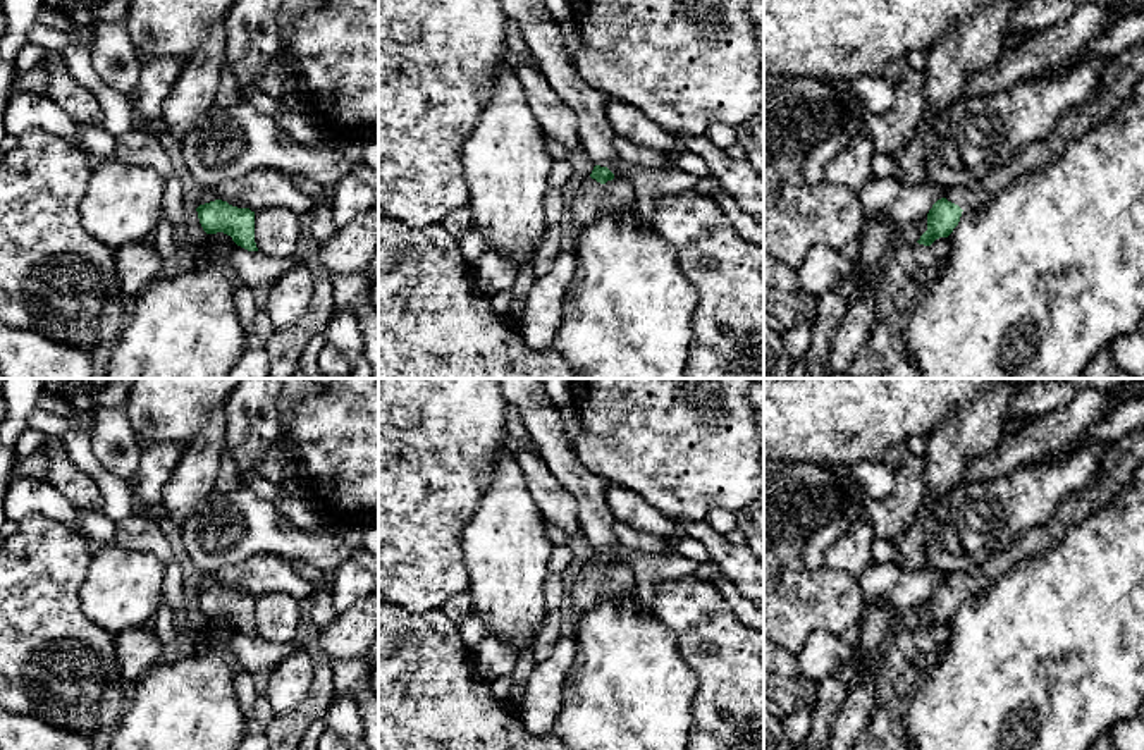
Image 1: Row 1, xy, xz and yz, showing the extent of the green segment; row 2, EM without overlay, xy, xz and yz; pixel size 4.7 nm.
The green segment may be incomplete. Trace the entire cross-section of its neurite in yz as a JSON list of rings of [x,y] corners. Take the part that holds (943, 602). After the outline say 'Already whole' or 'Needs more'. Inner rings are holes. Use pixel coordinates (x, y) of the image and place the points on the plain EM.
[[[1144,427],[1108,446],[1103,464],[1092,482],[1070,494],[1056,514],[1032,530],[1025,530],[1006,550],[993,554],[981,568],[946,575],[927,599],[927,616],[917,626],[931,631],[948,623],[963,595],[979,595],[1025,557],[1046,552],[1065,538],[1067,532],[1092,513],[1108,506],[1144,464]]]. Needs more

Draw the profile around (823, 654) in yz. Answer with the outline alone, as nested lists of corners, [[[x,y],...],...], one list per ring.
[[[815,630],[807,636],[802,650],[796,654],[800,676],[815,683],[827,674],[836,673],[857,657],[852,640],[843,640],[829,631]]]

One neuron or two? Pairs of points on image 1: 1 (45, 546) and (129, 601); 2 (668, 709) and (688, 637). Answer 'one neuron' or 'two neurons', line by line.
1: two neurons
2: two neurons

